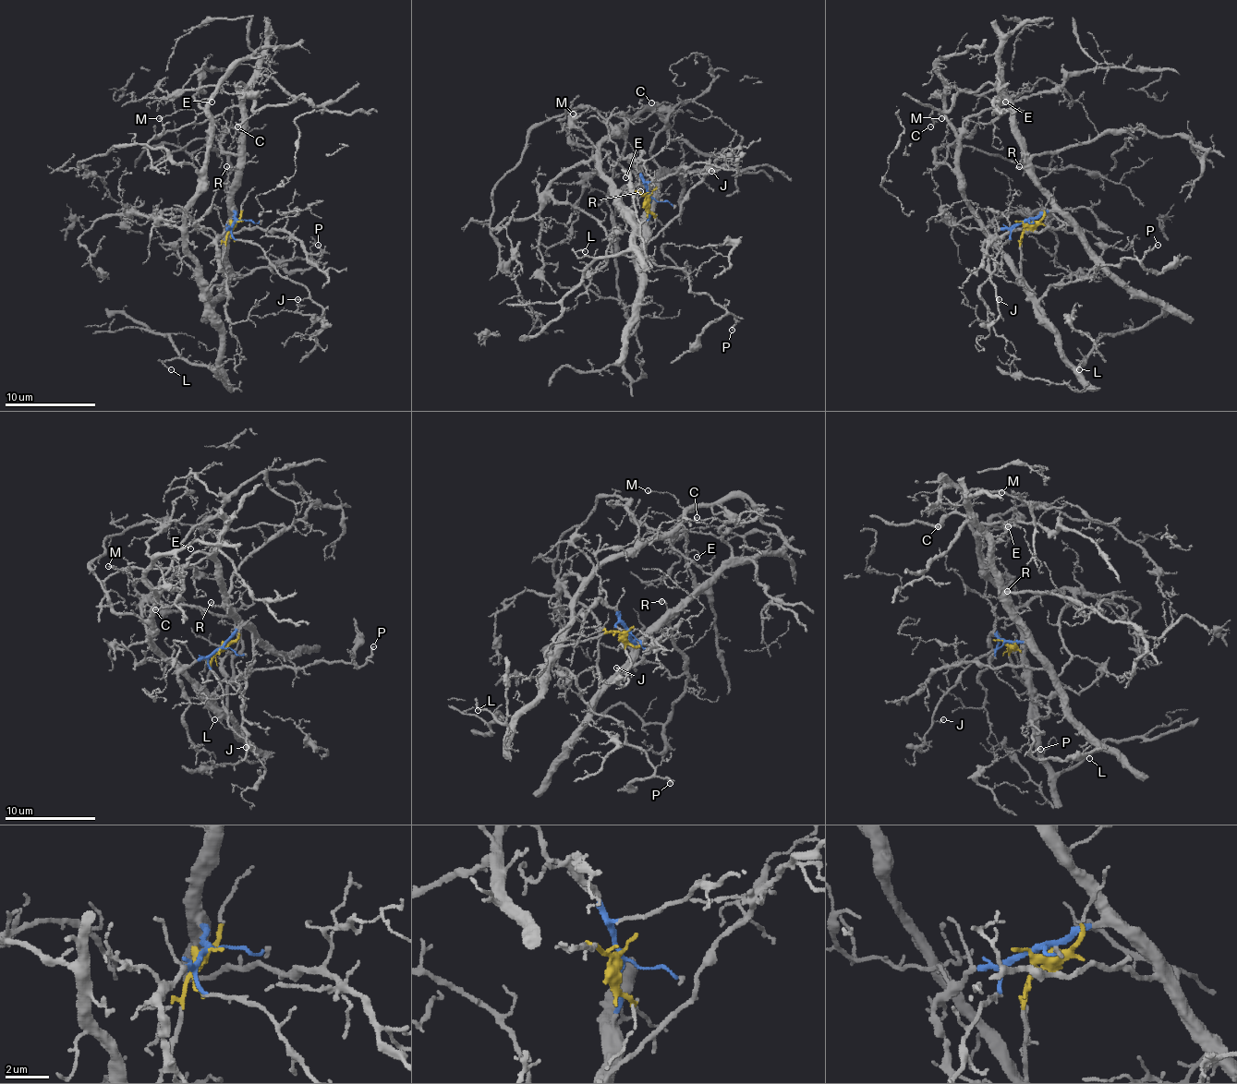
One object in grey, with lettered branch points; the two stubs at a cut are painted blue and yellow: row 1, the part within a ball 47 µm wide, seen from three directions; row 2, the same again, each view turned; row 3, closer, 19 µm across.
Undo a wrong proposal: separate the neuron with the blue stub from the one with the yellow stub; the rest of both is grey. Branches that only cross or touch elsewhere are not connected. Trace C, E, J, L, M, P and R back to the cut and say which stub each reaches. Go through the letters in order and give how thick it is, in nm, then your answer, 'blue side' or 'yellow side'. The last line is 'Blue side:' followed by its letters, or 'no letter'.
C: 120 nm thick; blue side
E: 100 nm thick; yellow side
J: 140 nm thick; blue side
L: 110 nm thick; yellow side
M: 110 nm thick; yellow side
P: 130 nm thick; yellow side
R: 130 nm thick; blue side
Blue side: C, J, R

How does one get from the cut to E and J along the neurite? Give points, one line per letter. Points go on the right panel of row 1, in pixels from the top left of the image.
E: (1024, 222), (1020, 282), (1012, 261), (963, 191), (958, 136), (972, 115), (1001, 98), (1006, 102)
J: (1024, 222), (1011, 234), (995, 258), (990, 277), (1000, 300)

